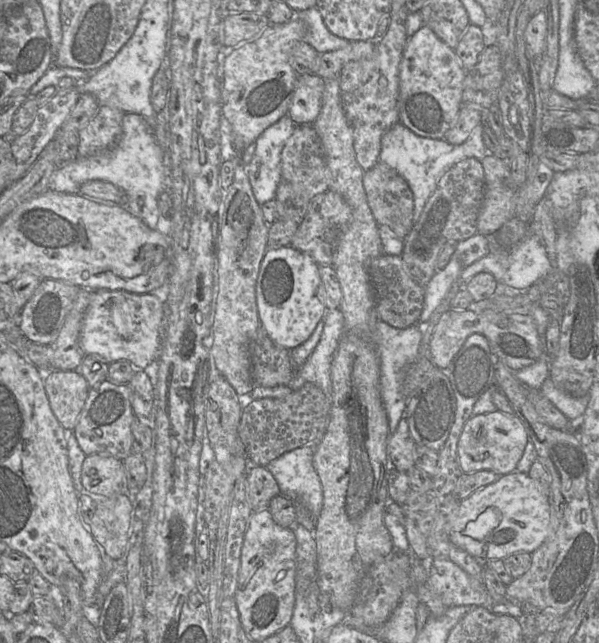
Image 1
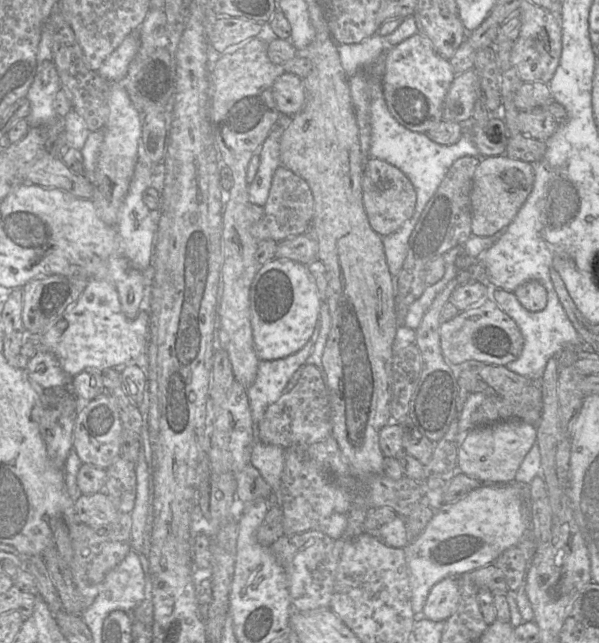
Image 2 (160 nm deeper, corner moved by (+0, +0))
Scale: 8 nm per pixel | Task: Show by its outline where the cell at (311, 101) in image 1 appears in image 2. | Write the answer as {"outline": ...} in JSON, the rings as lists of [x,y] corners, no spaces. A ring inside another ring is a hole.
{"outline":[[[292,73],[281,74],[273,84],[272,95],[280,114],[294,116],[305,104],[303,79]]]}

